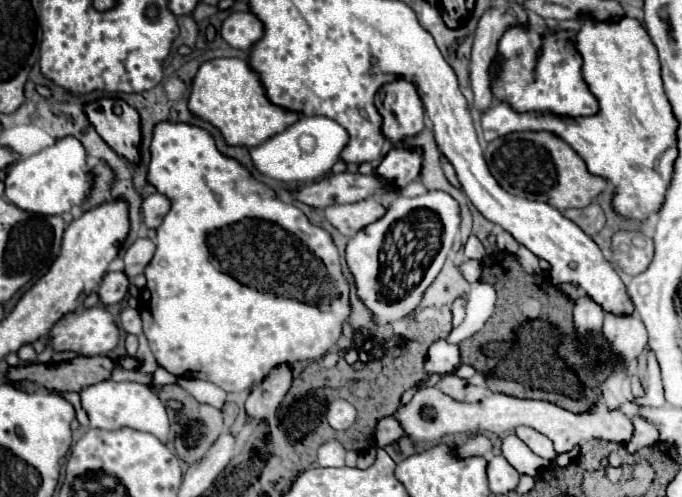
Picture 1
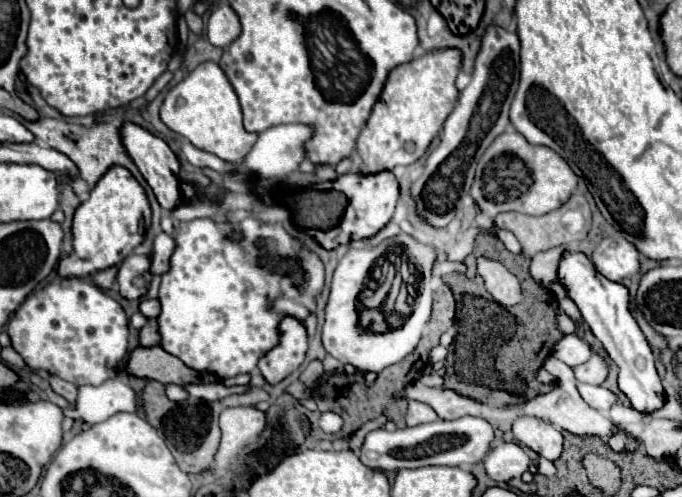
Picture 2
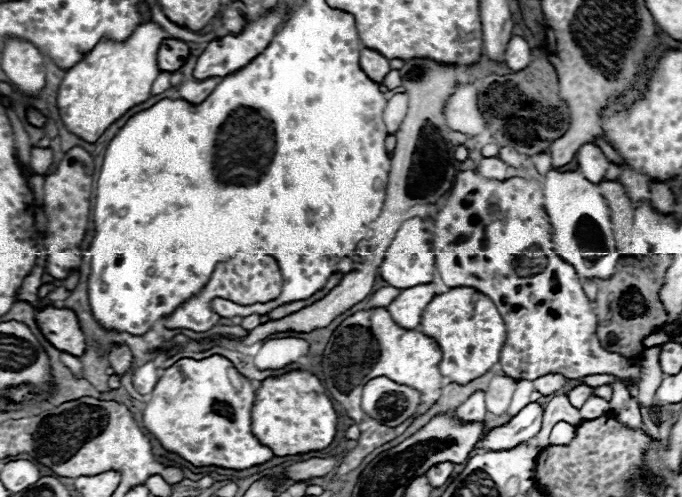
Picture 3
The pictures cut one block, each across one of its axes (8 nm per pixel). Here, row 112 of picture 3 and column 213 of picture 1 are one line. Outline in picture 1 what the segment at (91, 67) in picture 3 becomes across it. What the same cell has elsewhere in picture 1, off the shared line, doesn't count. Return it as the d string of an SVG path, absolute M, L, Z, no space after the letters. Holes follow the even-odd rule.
M216 58L202 64L192 82L188 106L194 114L220 128L228 144L248 148L258 146L264 140L284 132L300 118L298 112L272 104L266 96L260 74L240 58Z

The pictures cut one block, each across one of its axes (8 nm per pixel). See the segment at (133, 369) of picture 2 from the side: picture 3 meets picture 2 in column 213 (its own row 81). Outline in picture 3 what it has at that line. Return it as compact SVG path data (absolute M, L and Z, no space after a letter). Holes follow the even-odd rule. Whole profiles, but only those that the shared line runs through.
M364 48L364 50L360 52L360 66L364 68L364 74L366 74L370 80L376 80L378 84L382 84L384 76L390 72L388 58L384 58L380 52L368 50L368 48Z

